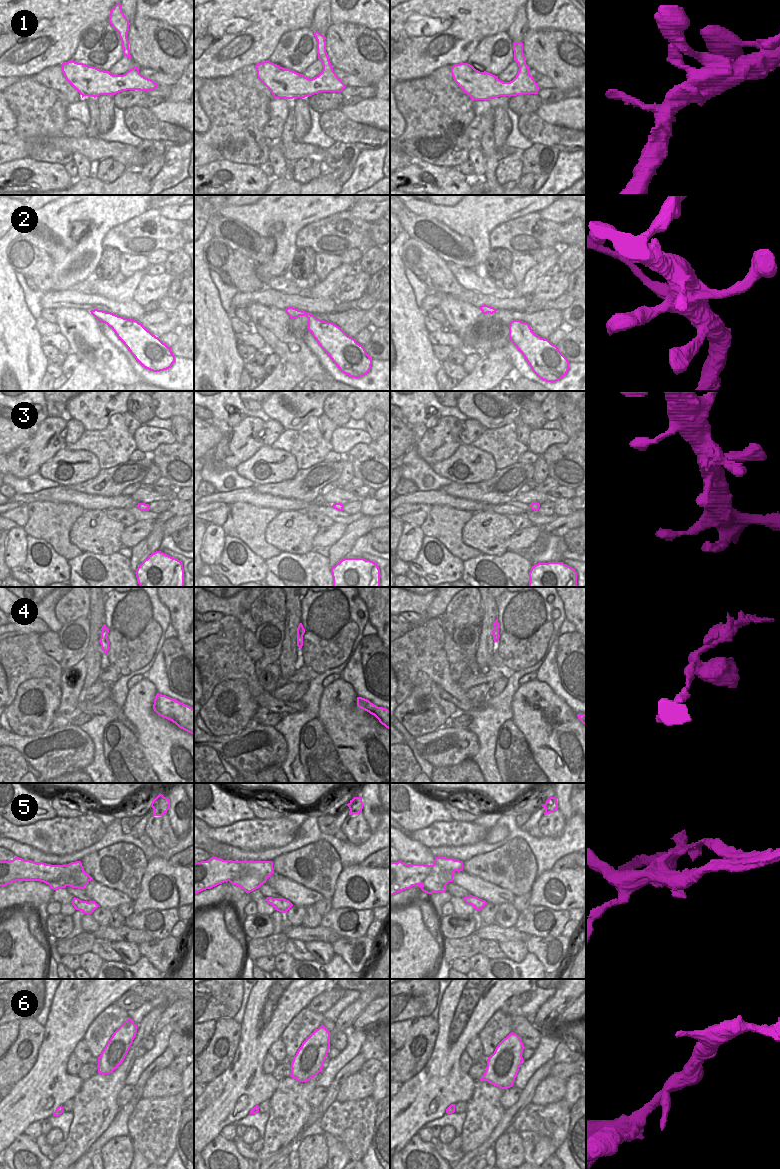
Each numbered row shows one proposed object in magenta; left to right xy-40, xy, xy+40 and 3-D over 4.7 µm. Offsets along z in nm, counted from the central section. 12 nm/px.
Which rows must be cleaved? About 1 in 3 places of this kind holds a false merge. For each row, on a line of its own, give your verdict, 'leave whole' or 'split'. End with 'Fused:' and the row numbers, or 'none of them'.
1: leave whole
2: split
3: leave whole
4: leave whole
5: split
6: leave whole
Fused: 2, 5

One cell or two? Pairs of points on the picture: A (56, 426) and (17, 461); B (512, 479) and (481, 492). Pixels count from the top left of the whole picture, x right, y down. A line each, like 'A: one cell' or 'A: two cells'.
A: one cell
B: one cell

